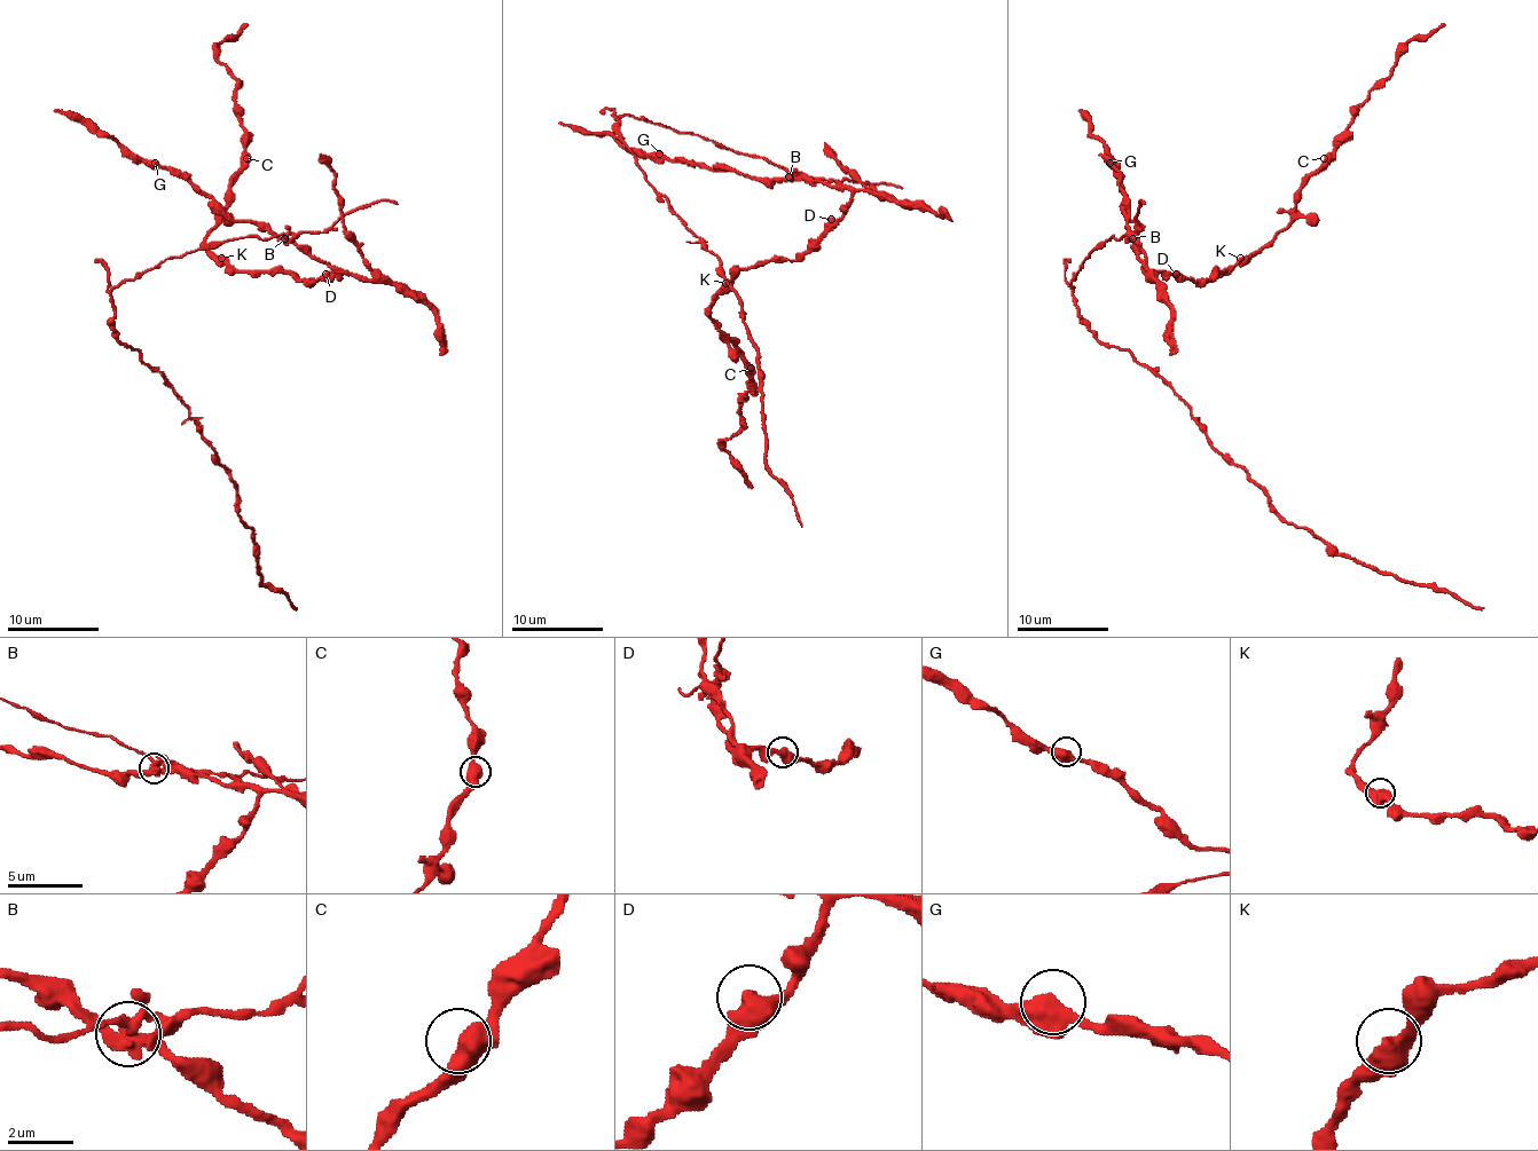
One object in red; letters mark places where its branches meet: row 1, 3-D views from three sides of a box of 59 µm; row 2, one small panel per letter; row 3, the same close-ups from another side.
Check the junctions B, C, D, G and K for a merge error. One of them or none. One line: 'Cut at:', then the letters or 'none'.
Cut at: B

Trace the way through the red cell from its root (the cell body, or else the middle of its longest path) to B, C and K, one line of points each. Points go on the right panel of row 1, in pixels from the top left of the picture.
B: (1093, 249), (1109, 237), (1132, 237)
C: (1093, 249), (1128, 235), (1146, 272), (1208, 281), (1245, 262), (1287, 226), (1299, 187), (1324, 158)
K: (1093, 249), (1109, 237), (1128, 235), (1146, 272), (1171, 272), (1194, 281), (1208, 281), (1240, 258)

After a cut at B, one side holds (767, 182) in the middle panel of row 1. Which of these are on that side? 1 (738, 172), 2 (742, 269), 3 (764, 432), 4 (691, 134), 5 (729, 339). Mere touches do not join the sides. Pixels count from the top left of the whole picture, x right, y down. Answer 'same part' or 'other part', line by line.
1: same part
2: same part
3: other part
4: other part
5: same part

